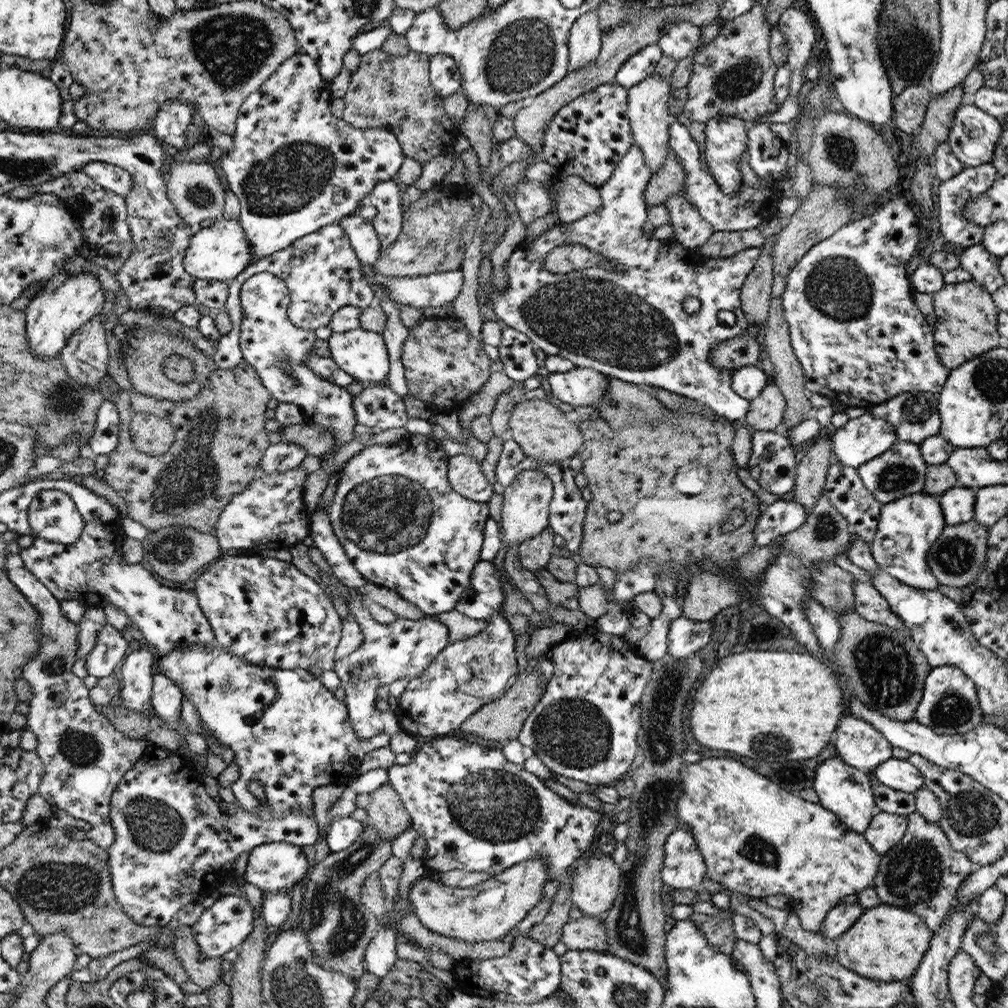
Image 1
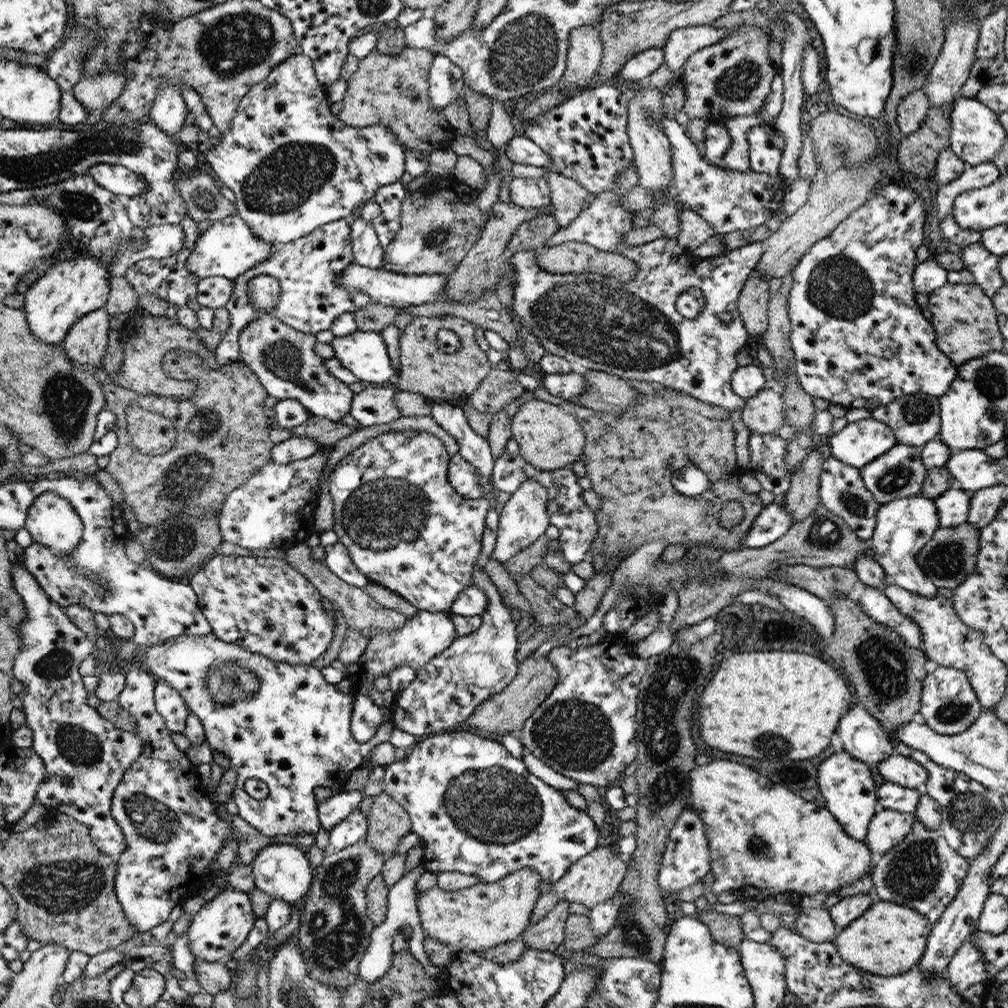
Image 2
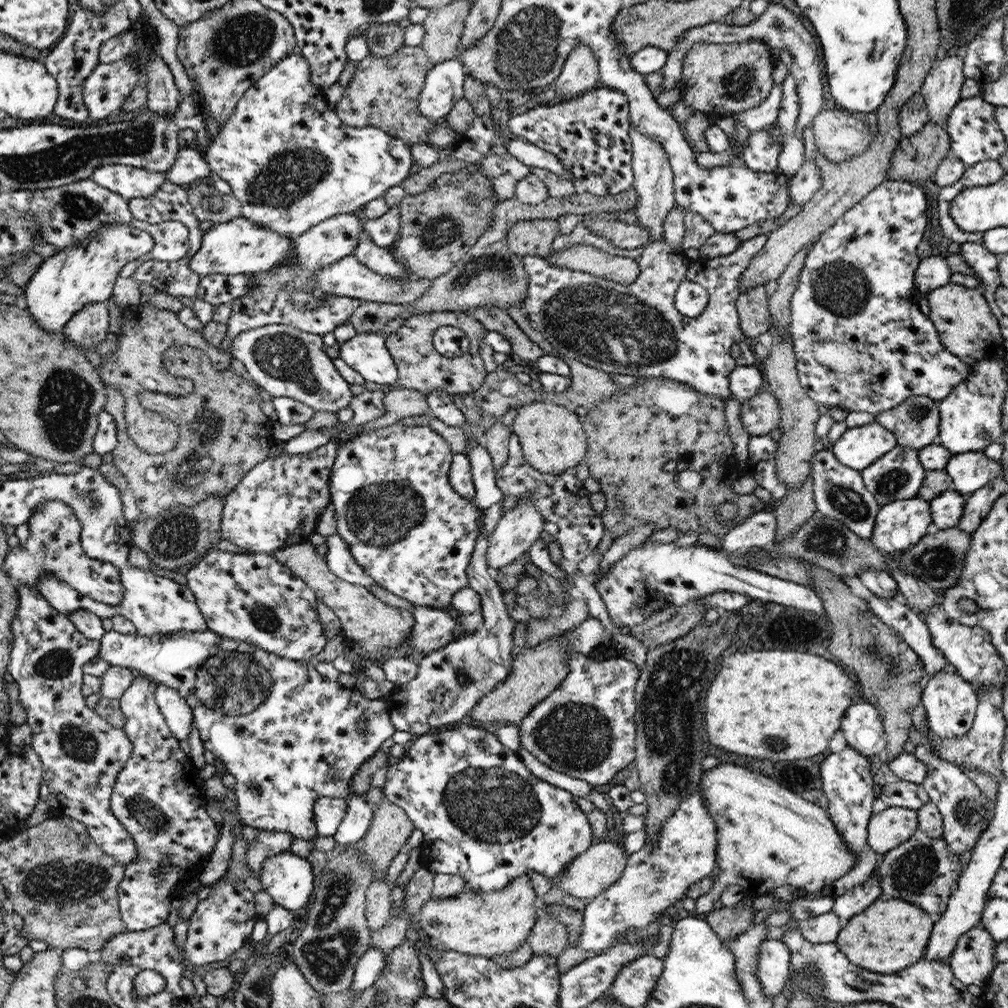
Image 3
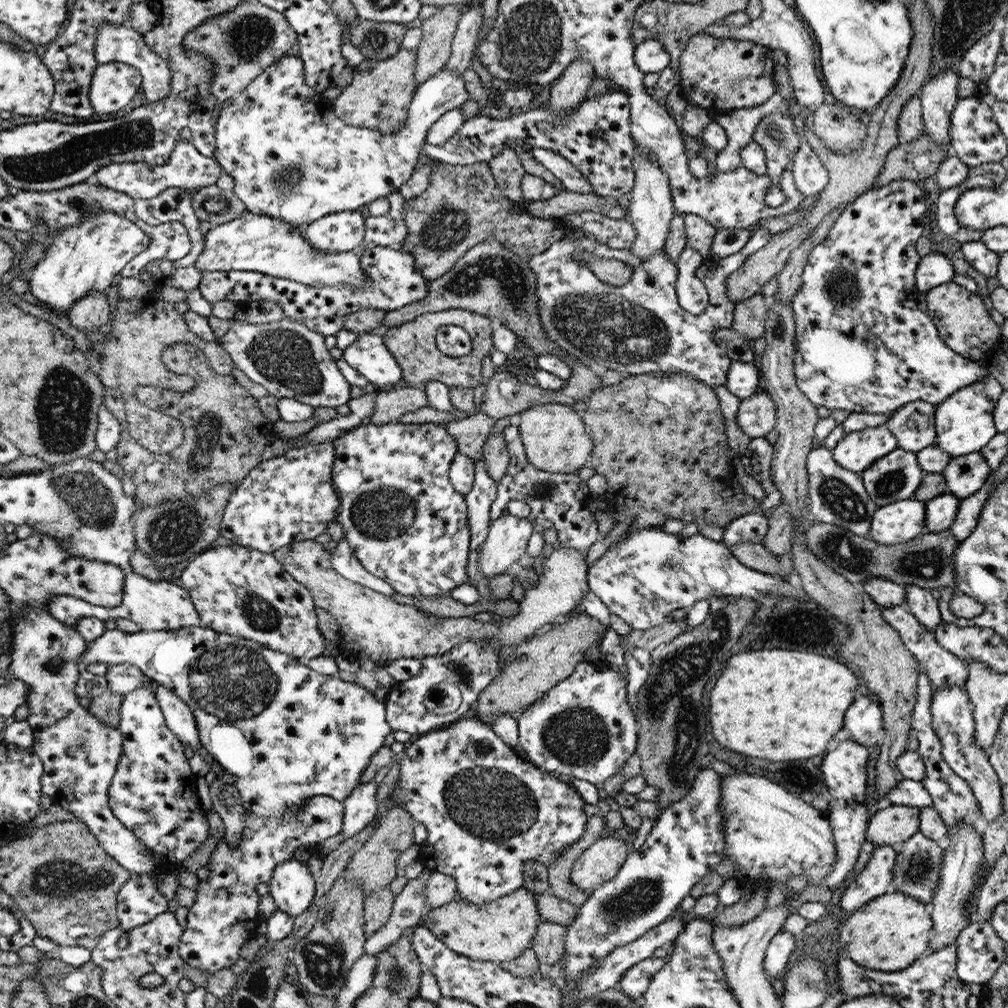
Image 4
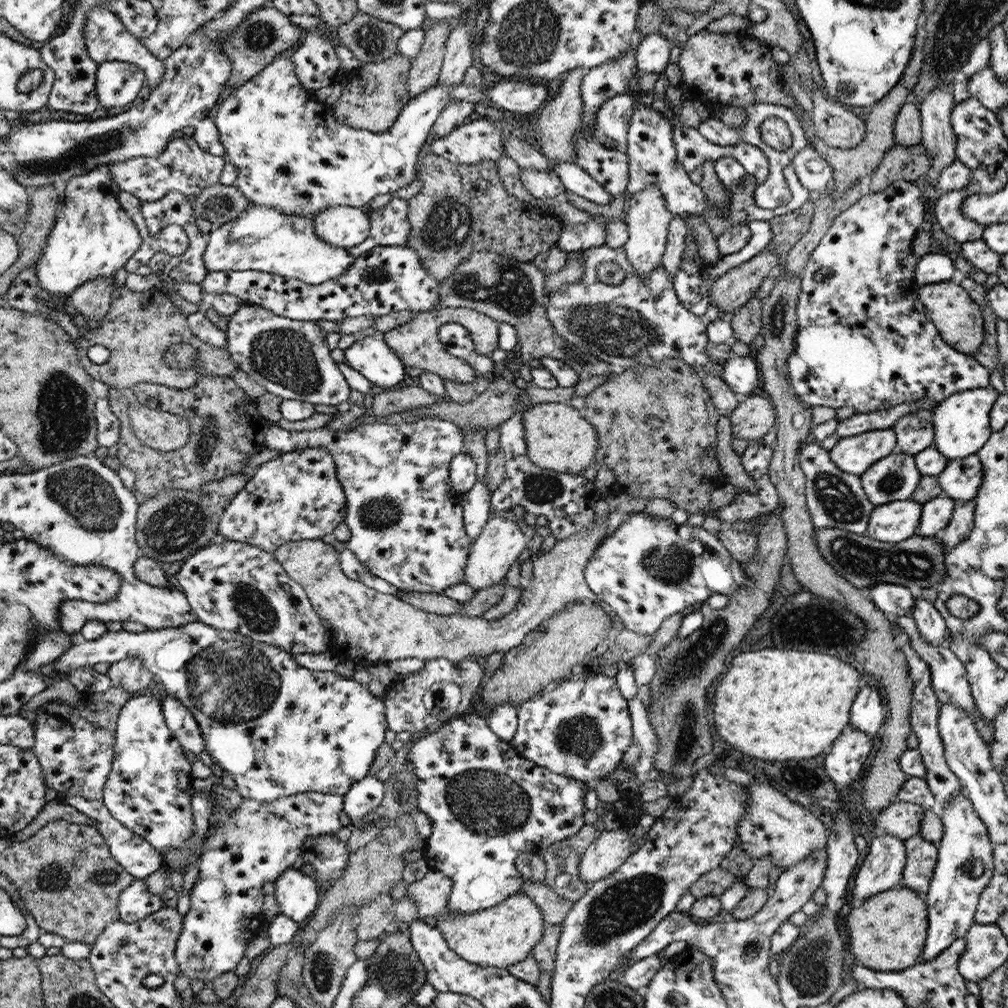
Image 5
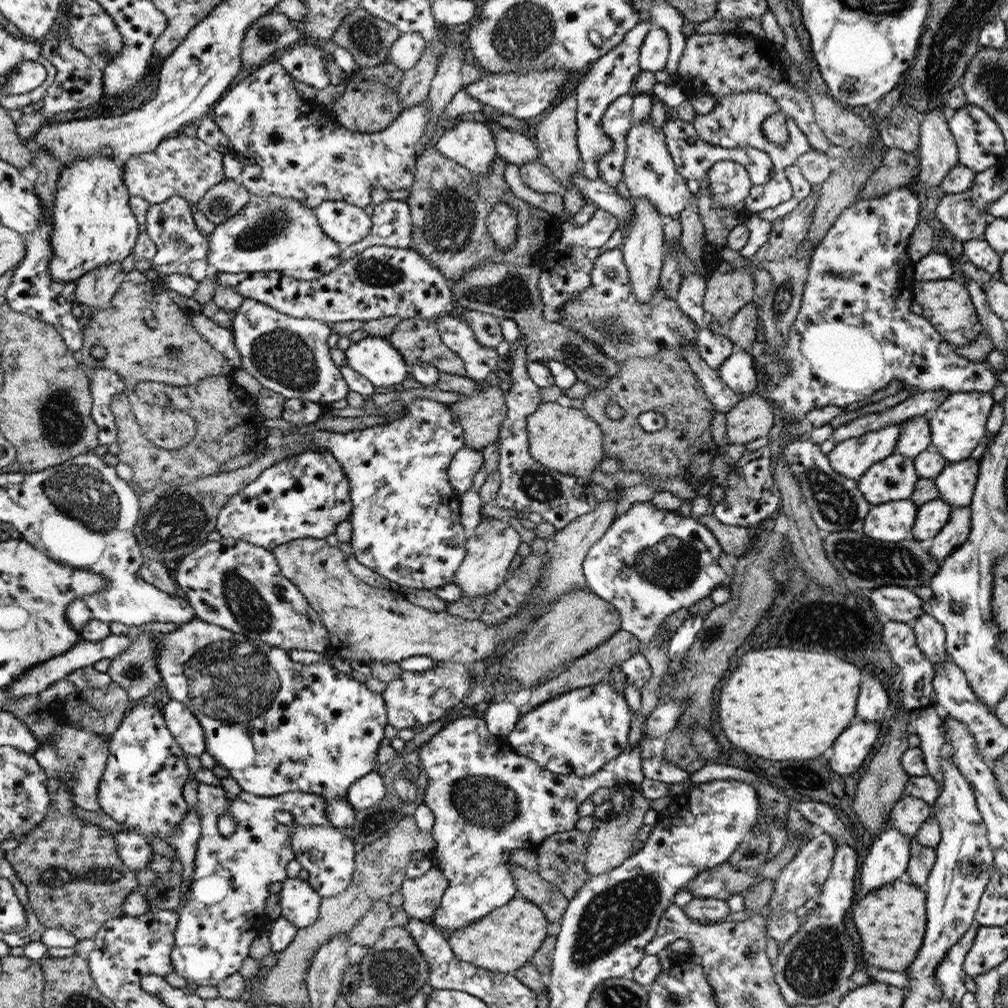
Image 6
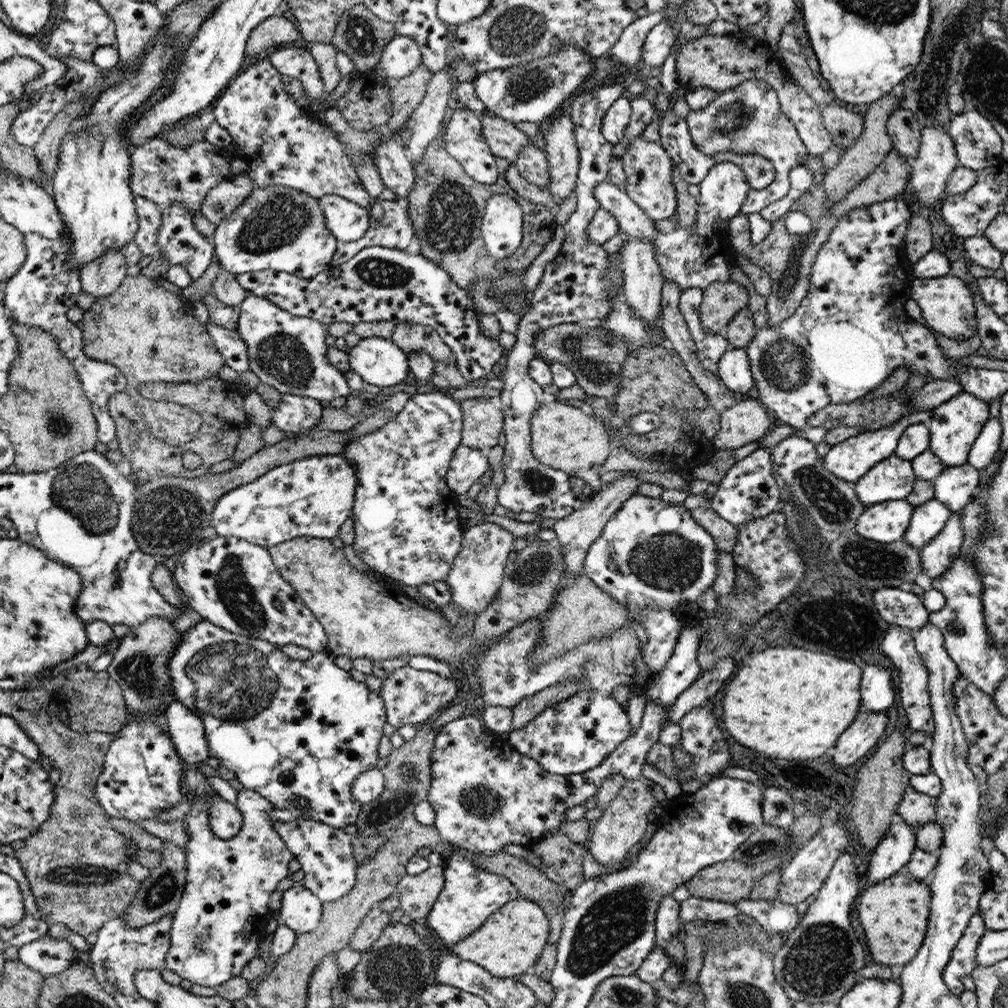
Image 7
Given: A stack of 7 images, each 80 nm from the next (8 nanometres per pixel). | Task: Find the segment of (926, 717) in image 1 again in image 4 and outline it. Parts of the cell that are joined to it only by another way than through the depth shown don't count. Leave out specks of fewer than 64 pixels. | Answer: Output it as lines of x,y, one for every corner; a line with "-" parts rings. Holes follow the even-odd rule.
946,683
941,689
932,691
930,705
932,715
932,726
936,736
941,740
943,746
943,758
946,764
970,786
976,804
980,806
982,816
988,822
994,822
1001,815
1002,807
1002,786
997,773
990,765
989,756
985,750
975,745
975,718
973,707
967,690
960,685

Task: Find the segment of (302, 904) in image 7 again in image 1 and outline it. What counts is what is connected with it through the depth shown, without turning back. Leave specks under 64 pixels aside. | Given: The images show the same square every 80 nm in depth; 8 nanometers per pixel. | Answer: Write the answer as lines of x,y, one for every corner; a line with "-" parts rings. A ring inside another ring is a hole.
272,842
260,844
254,847
247,861
245,870
245,882
254,884
264,893
268,894
290,894
297,882
305,882
308,872
311,870
307,856
301,847
286,842

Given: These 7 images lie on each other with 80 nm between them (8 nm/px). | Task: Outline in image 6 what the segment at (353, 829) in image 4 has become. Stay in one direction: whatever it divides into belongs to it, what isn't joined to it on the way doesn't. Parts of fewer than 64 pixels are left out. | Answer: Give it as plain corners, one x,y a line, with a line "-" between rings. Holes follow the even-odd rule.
370,772
362,779
356,780
348,792
348,803
356,812
366,810
377,805
384,799
386,786
383,777
378,772

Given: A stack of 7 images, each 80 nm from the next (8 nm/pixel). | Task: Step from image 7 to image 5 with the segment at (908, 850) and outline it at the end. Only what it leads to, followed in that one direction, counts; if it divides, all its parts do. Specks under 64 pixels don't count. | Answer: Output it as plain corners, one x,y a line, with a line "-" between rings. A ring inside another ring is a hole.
878,835
872,839
869,853
864,858
852,888
852,898
864,901
879,892
896,887
902,878
902,870
906,864
905,842
890,835

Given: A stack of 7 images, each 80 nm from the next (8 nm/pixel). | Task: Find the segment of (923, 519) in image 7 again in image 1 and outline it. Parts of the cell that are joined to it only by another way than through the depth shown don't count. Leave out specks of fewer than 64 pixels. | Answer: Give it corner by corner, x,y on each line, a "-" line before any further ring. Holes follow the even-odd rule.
952,487
939,496
946,525
964,524
974,519
975,489

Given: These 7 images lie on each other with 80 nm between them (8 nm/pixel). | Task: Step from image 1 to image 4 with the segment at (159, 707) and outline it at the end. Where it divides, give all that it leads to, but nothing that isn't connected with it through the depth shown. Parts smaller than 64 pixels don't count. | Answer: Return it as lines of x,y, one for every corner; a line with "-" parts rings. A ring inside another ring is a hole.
156,686
154,691
162,706
163,715
166,717
167,727
181,741
184,741
184,744
189,744
194,752
200,750
202,746
199,739
199,727
189,704
175,692
163,686

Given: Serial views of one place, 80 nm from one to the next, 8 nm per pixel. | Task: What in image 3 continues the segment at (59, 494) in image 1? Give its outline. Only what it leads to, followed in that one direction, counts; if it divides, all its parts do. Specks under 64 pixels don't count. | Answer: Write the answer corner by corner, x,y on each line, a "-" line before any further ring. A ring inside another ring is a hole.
51,500
44,503
42,508
28,519
27,524
30,530
27,542
12,547
12,552
9,552
4,560
8,578
17,586
38,588
44,573
55,572
59,579
92,600
114,606
122,602
123,585
119,569
112,564
92,560
83,552
82,524
65,502

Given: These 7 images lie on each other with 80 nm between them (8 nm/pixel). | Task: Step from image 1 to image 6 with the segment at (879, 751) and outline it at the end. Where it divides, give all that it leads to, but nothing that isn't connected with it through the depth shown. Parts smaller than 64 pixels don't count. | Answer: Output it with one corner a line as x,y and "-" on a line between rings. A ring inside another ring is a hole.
868,674
864,684
860,686
858,706
856,706
856,719
862,722
881,722
884,712
890,706
890,696
882,682
875,676

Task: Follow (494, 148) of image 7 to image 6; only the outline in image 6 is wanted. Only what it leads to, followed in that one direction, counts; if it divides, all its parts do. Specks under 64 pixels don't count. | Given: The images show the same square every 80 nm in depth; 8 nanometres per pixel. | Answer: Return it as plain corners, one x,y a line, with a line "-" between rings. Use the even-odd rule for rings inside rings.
510,128
493,133
497,156
519,167
539,158
540,149
524,133

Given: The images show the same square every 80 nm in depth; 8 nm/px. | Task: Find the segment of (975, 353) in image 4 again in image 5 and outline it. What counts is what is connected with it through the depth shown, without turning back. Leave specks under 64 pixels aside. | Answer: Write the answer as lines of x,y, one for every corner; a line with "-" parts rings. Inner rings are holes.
946,281
918,288
917,296
924,305
923,314
935,325
944,342
956,351
974,357
984,343
984,318
971,294
953,281

